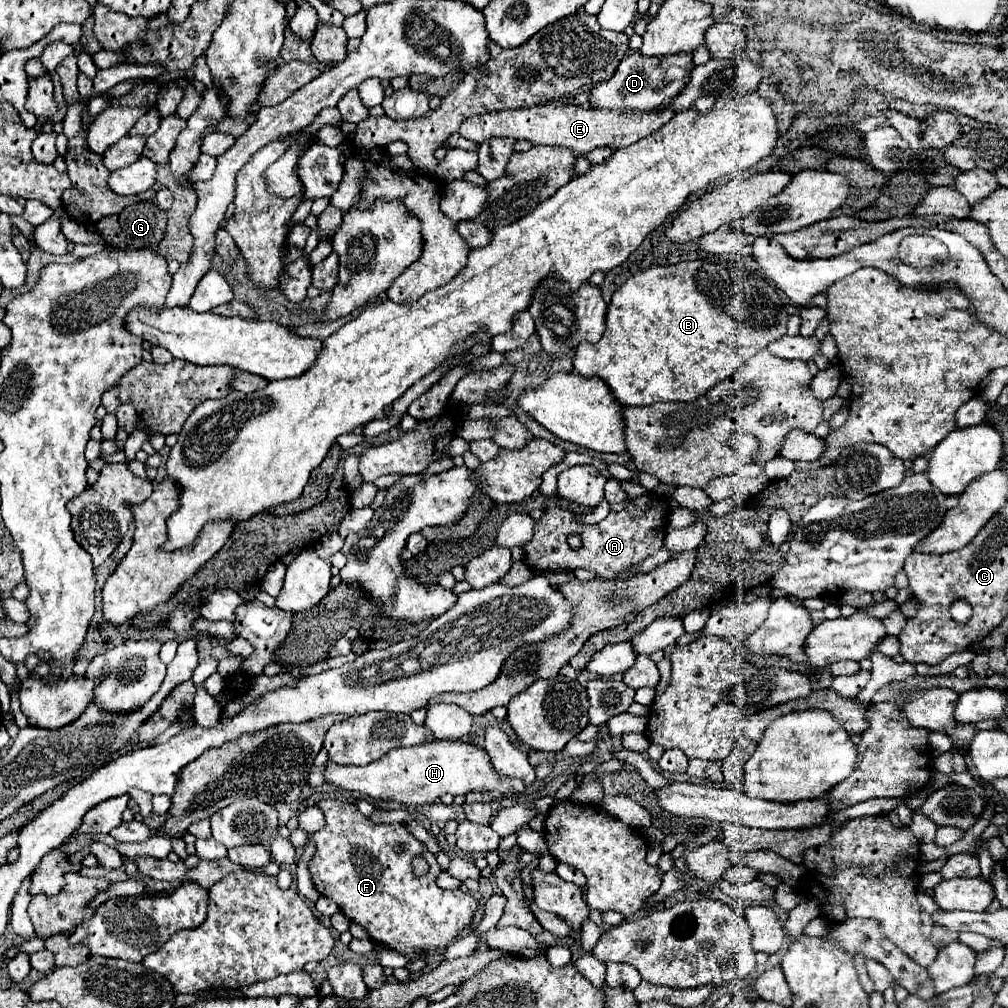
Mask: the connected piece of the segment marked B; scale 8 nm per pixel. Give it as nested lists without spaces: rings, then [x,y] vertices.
[[[722,256],[680,262],[674,266],[652,266],[630,276],[612,294],[604,336],[596,344],[582,342],[576,348],[574,370],[584,378],[602,378],[616,400],[624,406],[694,402],[698,396],[706,394],[726,376],[744,366],[758,350],[786,334],[786,304],[784,294],[760,272]]]

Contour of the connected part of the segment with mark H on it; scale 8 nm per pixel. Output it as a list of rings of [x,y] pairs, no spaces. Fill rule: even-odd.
[[[434,740],[410,748],[394,748],[380,760],[354,766],[354,764],[336,764],[326,762],[324,782],[340,786],[344,790],[360,792],[374,800],[394,800],[408,806],[424,806],[438,800],[442,794],[466,796],[474,790],[488,790],[500,794],[522,794],[524,784],[516,778],[504,778],[498,774],[490,762],[486,750],[476,744],[466,744],[462,740]]]

